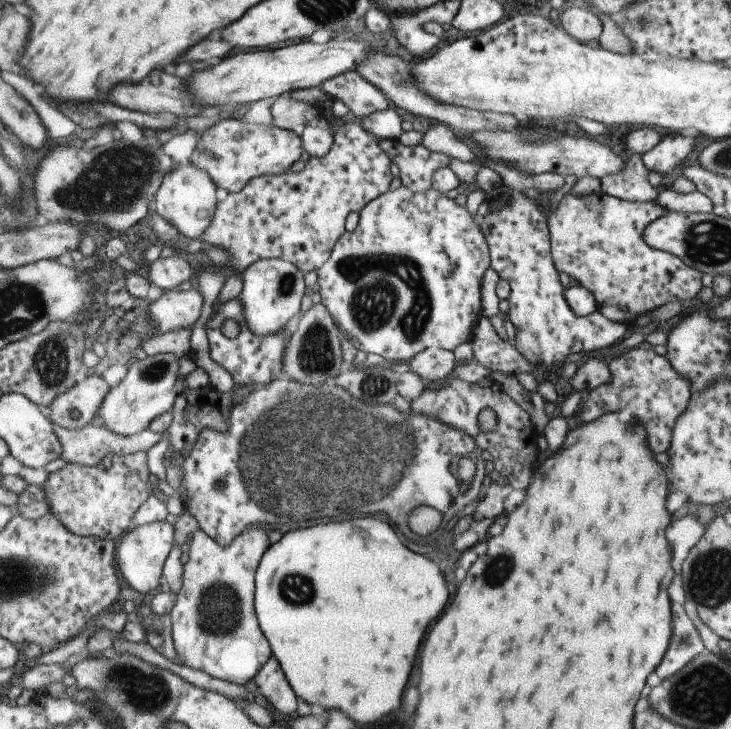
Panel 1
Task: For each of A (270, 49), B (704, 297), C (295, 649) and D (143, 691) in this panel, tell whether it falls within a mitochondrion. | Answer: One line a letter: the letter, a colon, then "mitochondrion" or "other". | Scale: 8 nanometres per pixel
A: other
B: other
C: other
D: mitochondrion

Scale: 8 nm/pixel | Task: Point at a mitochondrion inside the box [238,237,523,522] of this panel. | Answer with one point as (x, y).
(383, 289)

